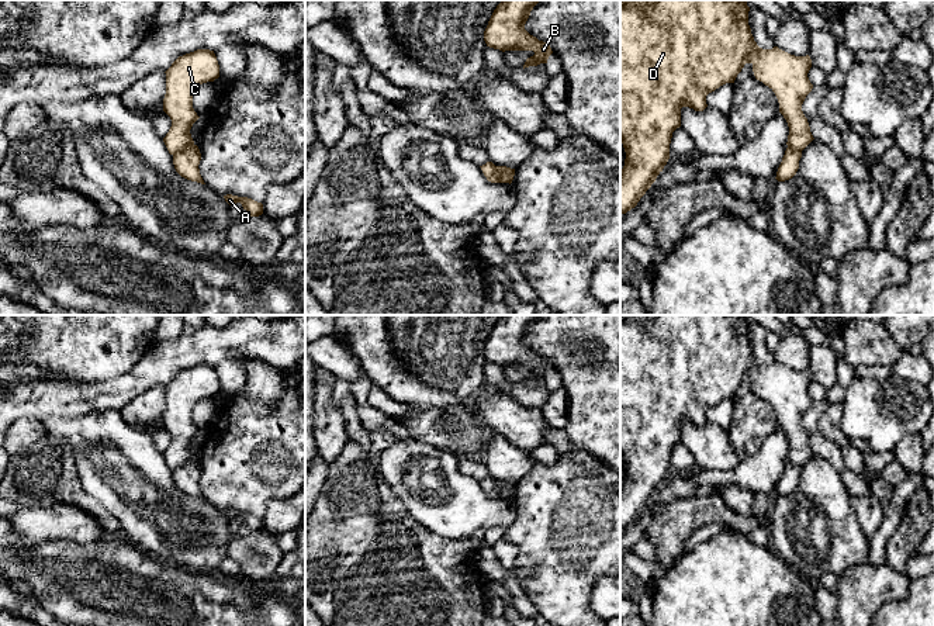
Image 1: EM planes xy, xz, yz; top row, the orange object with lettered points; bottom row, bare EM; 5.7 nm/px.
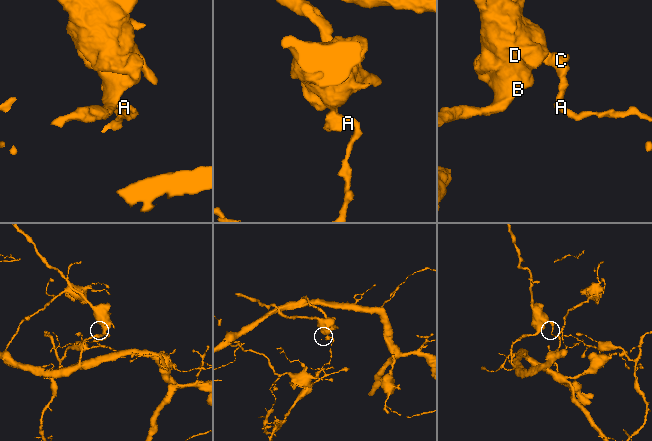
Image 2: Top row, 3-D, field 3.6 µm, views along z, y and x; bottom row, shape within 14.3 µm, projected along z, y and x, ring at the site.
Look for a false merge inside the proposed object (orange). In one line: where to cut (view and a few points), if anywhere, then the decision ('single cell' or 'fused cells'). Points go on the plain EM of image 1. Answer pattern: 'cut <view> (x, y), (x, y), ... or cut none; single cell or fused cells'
cut xy (193, 459), (180, 464), (173, 471); fused cells

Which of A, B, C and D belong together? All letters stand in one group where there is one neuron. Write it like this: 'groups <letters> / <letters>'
groups A / B C D

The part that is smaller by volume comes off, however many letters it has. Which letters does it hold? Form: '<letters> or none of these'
A

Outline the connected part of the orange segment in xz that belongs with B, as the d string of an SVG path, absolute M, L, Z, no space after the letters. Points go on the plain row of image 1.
M502 315L494 325L484 346L487 362L505 366L533 366L523 384L547 378L553 369L547 357L539 356L525 345L530 326L540 315Z

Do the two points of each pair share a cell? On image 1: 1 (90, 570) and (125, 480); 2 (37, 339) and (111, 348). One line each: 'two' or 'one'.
1: two
2: one

